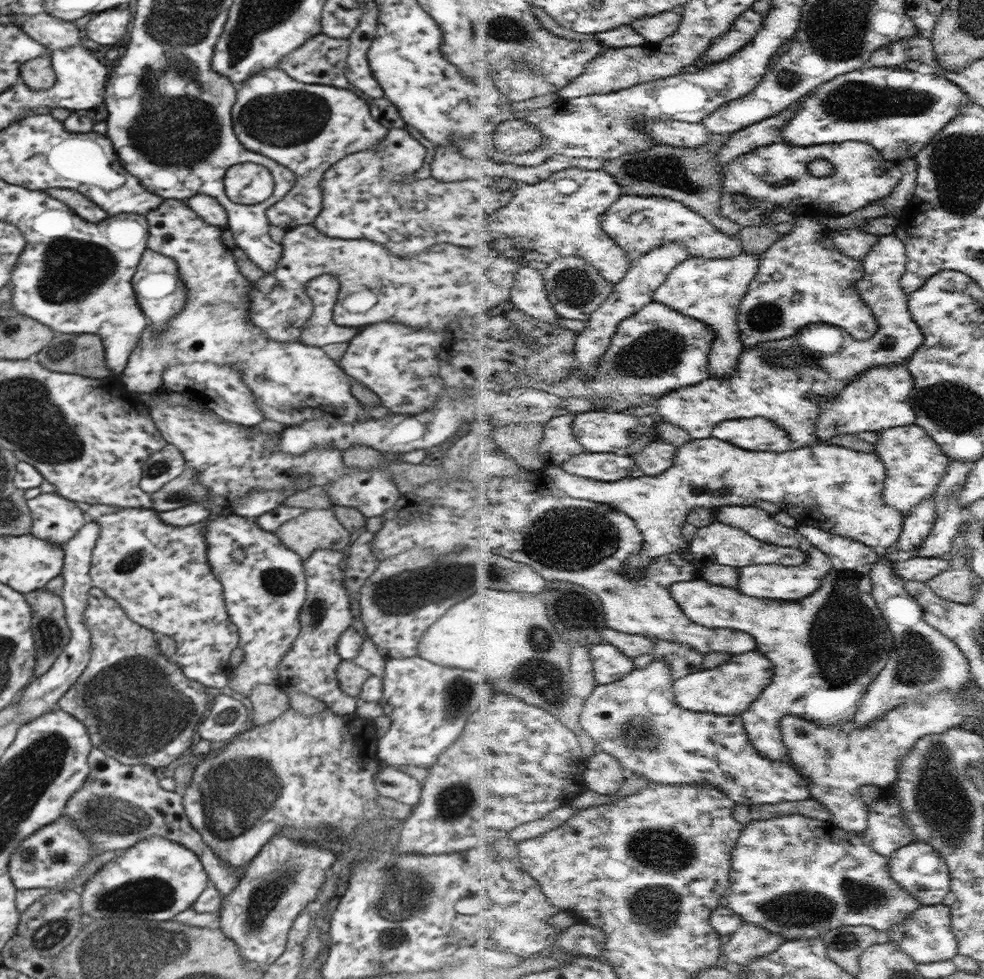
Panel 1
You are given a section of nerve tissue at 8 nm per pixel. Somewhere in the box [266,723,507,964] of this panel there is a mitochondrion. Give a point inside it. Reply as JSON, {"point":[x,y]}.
{"point":[454,800]}

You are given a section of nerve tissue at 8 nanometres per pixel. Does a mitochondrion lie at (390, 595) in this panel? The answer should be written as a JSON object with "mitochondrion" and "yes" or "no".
{"mitochondrion":"yes"}

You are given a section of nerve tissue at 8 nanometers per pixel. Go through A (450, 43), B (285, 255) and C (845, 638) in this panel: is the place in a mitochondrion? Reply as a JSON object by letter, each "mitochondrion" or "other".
{"A":"other","B":"other","C":"mitochondrion"}

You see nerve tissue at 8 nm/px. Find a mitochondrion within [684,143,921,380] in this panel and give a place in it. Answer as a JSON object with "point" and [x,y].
{"point":[763,316]}

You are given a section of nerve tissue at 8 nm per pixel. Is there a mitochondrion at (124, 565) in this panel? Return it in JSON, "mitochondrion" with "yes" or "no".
{"mitochondrion":"yes"}

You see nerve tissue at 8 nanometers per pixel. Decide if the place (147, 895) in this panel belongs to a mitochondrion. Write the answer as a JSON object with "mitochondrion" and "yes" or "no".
{"mitochondrion":"yes"}

